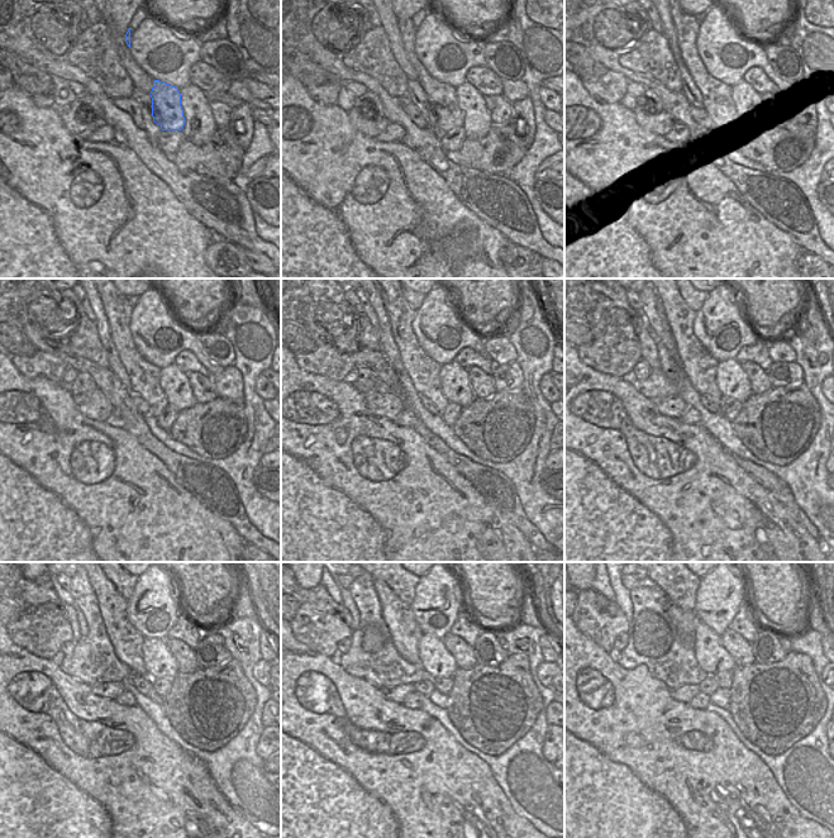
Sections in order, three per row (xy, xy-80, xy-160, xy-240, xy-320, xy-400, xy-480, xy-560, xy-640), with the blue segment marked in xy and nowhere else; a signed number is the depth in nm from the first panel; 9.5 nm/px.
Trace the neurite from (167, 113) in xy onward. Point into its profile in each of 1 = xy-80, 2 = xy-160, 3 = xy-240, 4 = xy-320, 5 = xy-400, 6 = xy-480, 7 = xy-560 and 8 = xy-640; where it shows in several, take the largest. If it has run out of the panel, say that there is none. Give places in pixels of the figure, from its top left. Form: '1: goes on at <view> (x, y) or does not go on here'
1: goes on at xy-80 (442, 98)
2: goes on at xy-160 (718, 98)
3: goes on at xy-240 (144, 377)
4: goes on at xy-320 (423, 371)
5: goes on at xy-400 (696, 362)
6: goes on at xy-480 (127, 642)
7: goes on at xy-560 (405, 633)
8: goes on at xy-640 (686, 622)

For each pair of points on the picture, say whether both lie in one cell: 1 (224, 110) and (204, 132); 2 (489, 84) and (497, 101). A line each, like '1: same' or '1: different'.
1: different
2: different

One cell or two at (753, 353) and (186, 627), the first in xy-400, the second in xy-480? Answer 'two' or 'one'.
one

